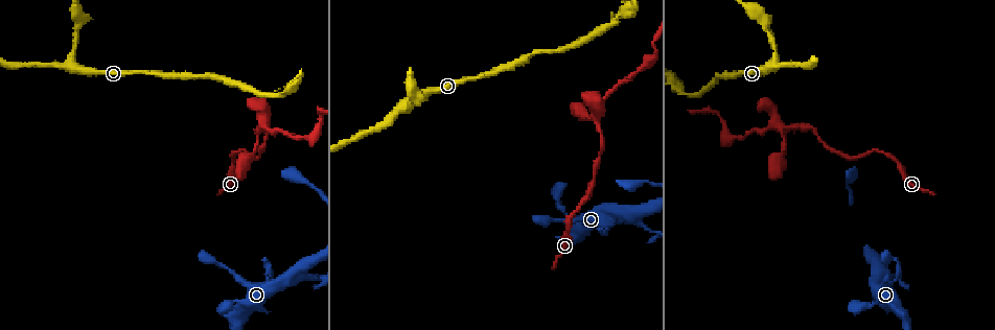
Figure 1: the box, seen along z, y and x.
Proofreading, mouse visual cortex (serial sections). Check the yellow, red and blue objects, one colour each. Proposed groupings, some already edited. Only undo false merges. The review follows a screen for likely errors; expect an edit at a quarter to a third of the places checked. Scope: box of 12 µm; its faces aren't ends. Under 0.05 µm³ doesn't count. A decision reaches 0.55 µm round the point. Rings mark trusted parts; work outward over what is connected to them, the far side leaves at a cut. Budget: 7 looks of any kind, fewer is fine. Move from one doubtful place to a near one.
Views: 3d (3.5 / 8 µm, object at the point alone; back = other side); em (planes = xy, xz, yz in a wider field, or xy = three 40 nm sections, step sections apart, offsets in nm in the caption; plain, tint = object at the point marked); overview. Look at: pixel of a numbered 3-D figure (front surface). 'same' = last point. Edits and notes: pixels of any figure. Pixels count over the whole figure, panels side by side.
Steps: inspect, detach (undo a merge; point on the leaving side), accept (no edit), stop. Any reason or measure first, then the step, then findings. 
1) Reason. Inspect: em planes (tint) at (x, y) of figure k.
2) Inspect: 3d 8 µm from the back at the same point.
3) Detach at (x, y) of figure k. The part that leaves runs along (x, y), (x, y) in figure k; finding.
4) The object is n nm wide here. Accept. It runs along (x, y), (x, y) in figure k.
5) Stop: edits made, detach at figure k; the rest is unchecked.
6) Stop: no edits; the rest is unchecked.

Sudden change in width. Inspect: 3d 3.5 µm at (312, 274) of figure 1.

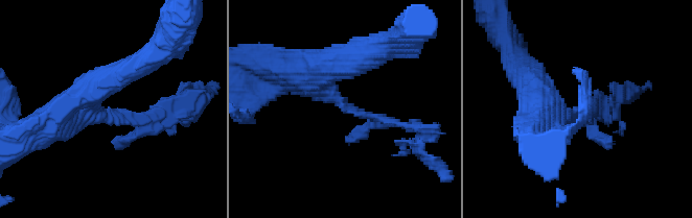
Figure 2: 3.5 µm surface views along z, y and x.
The arms are 150, 450 nm wide; need the tissue. Inspect: em xy step 5 (plain) at (344, 104) of figure 2.

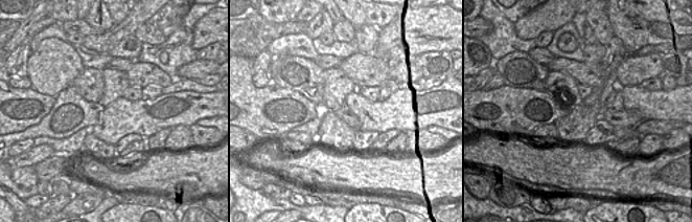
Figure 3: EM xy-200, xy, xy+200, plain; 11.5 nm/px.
Inspect: em xy step 5 (tint) at the same point.

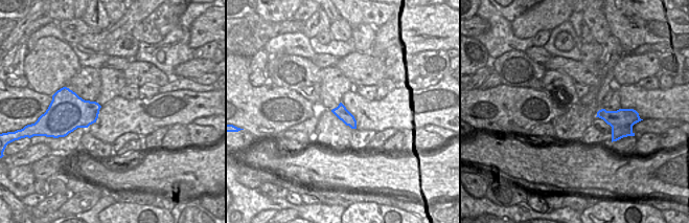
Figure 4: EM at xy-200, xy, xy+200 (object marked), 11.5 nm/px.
Detach at (146, 128) of figure 2. Two cells meet here.

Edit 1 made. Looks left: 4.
Calibre changes. Inspect: 3d 3.5 µm at (594, 117) of figure 1.

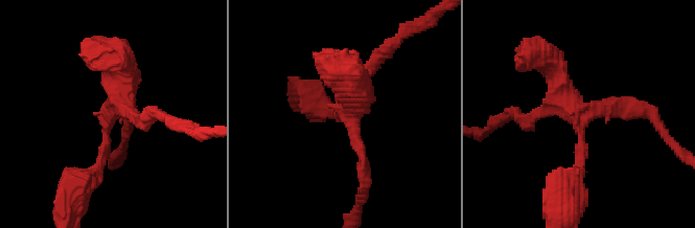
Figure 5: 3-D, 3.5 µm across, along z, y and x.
Inspect: em xy step 3 (tint) at (116, 108) of figure 5.

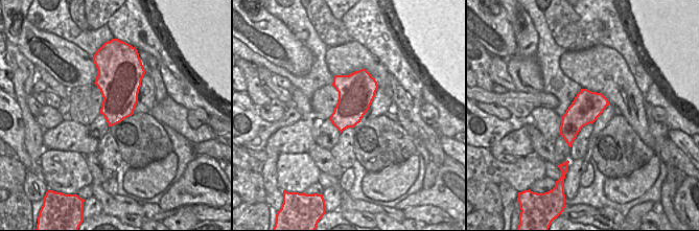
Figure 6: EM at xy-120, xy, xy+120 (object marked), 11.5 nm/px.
Accept. It runs along (638, 110), (576, 110), (541, 54) in figure 5; continuous, no second cell.

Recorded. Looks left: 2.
Stop: edits made, detach at figure 2; the rest is unchecked.

